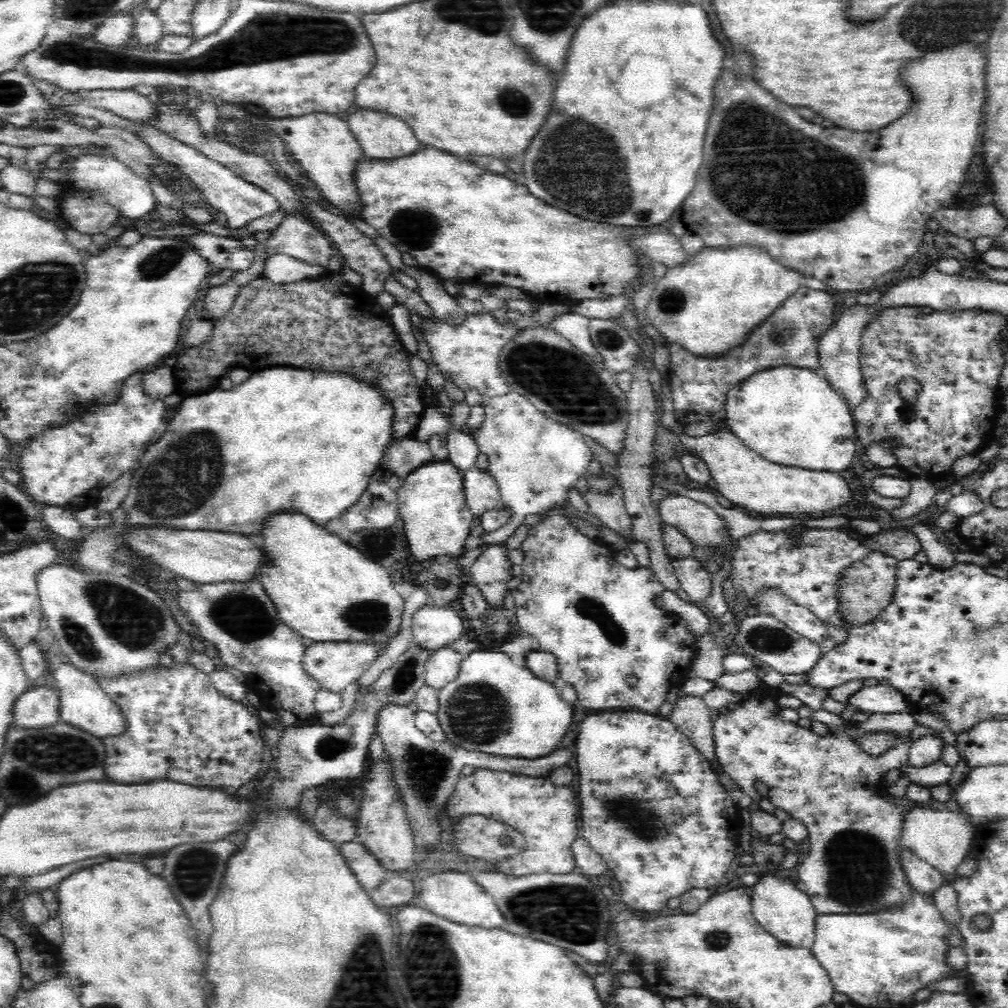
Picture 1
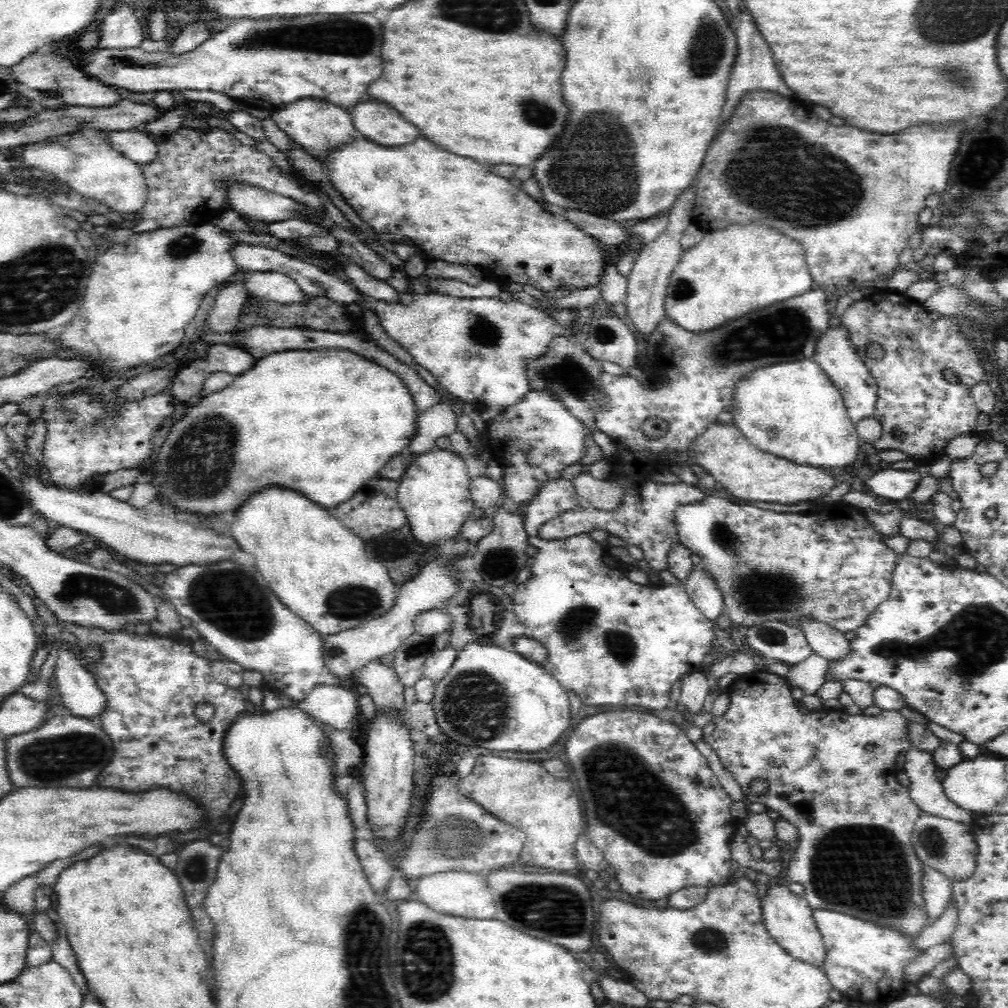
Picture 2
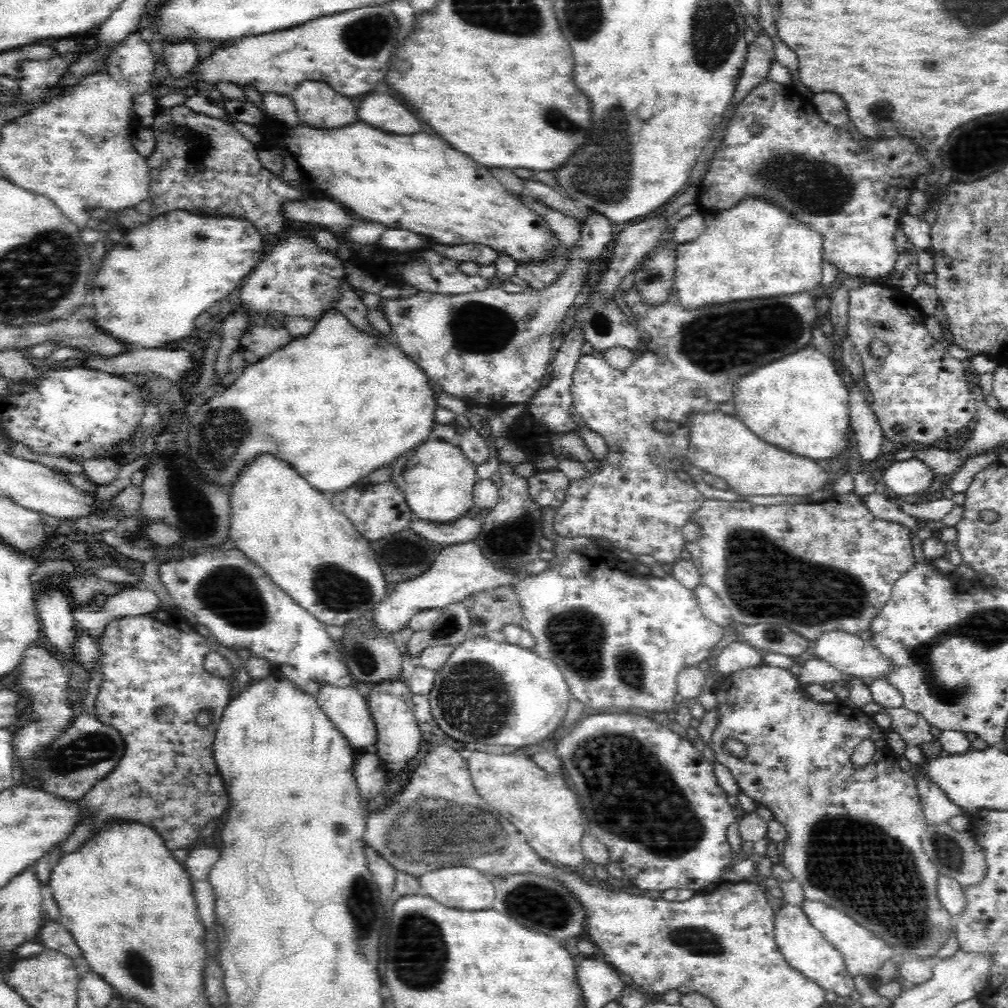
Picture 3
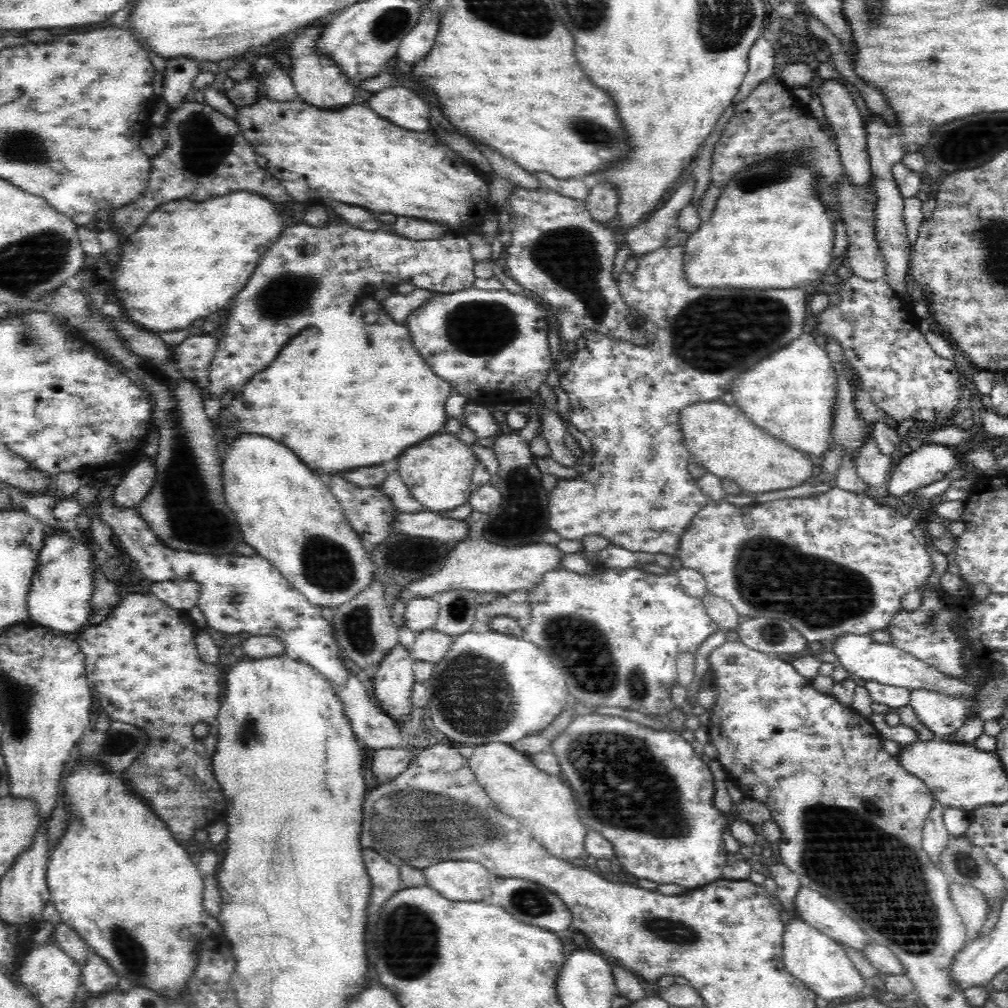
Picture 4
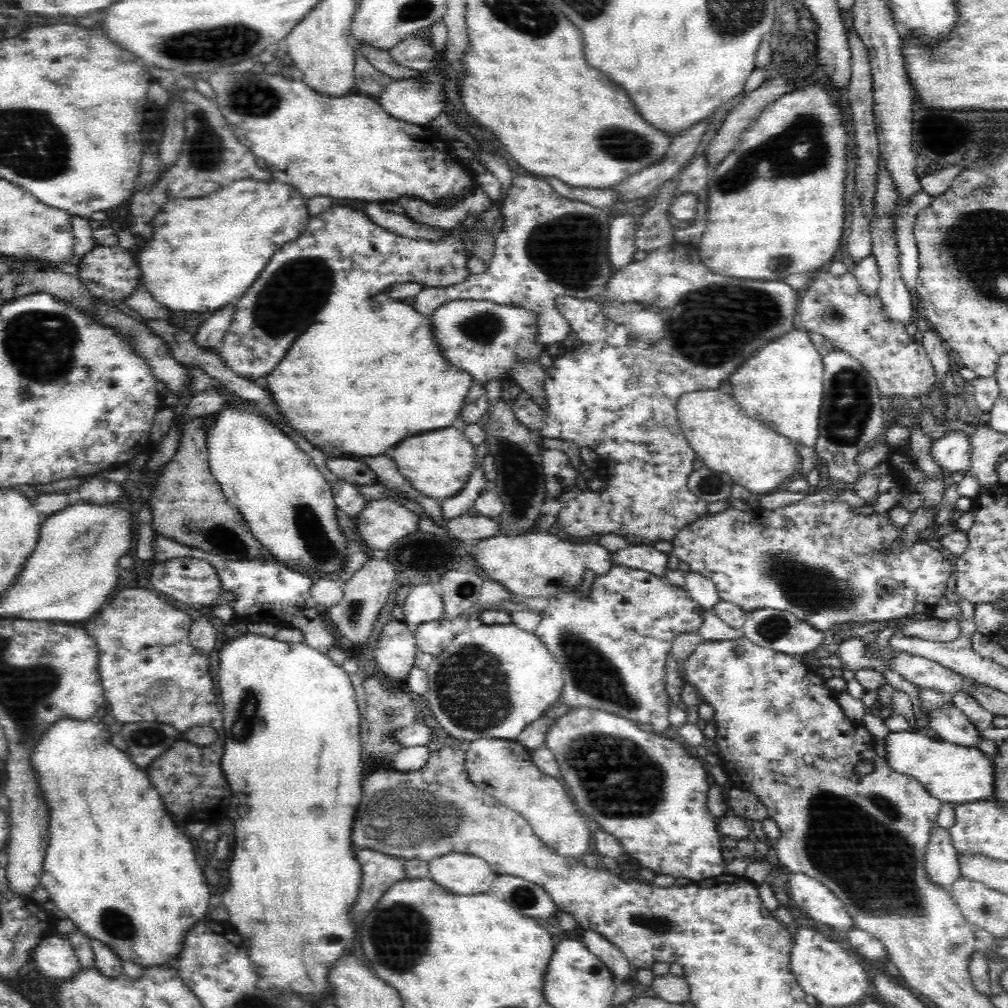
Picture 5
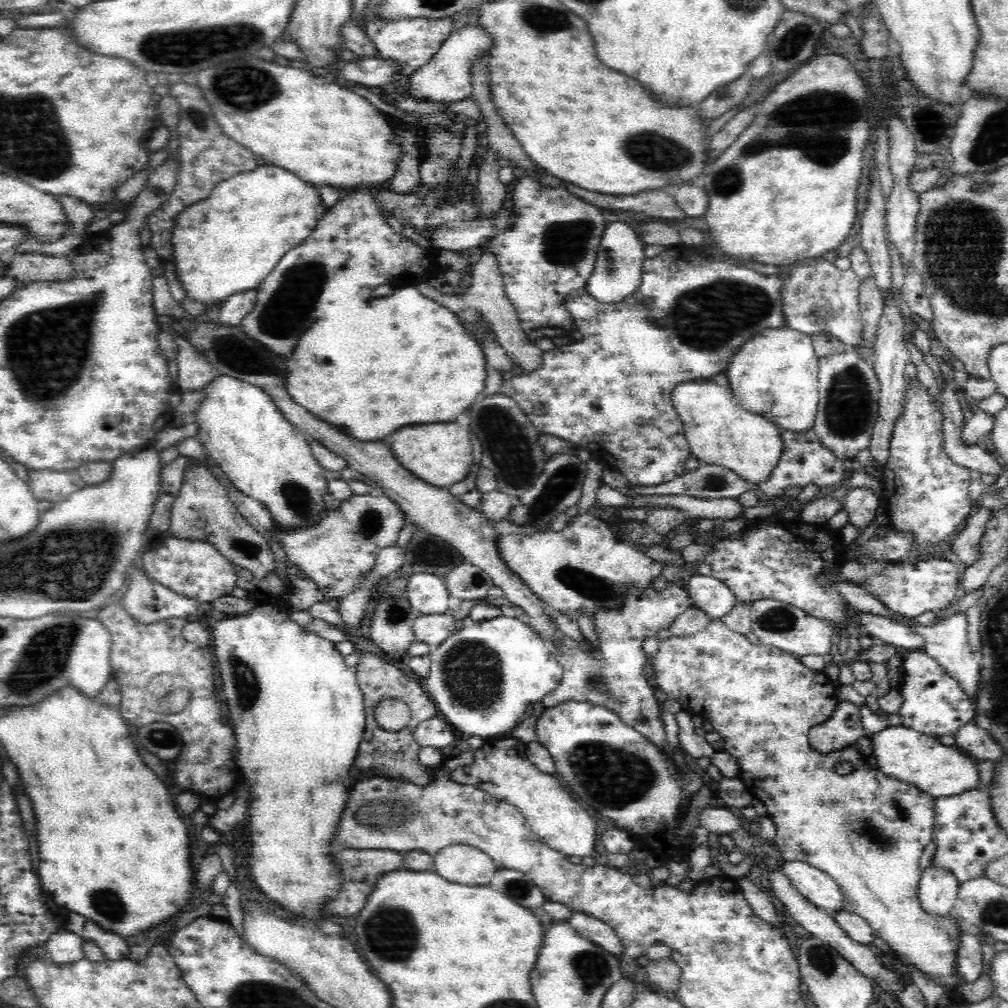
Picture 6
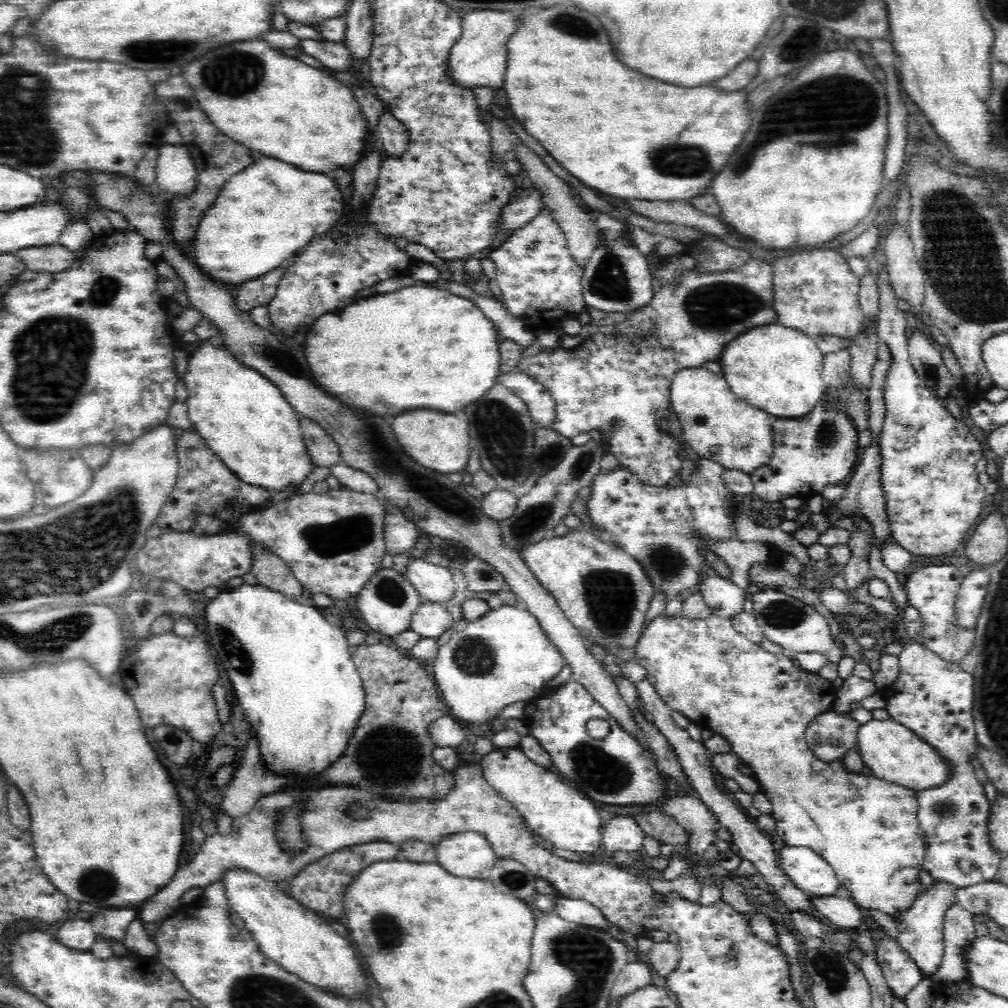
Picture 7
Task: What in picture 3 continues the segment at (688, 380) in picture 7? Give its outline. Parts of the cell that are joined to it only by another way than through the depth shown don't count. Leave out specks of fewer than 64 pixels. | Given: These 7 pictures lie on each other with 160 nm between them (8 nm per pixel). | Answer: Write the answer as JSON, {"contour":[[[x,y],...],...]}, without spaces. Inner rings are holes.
{"contour":[[[718,410],[712,413],[696,412],[690,422],[689,443],[685,461],[704,469],[707,474],[720,476],[730,489],[743,496],[807,496],[828,487],[833,475],[824,471],[816,461],[800,457],[776,445],[760,440],[735,415]]]}

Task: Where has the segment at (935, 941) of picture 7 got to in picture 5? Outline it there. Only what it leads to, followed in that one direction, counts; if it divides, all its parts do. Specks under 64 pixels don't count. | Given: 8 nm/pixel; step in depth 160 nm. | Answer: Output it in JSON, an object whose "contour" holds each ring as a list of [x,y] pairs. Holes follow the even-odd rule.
{"contour":[[[936,825],[930,830],[925,866],[931,881],[949,890],[952,883],[960,878],[960,863],[948,829]]]}

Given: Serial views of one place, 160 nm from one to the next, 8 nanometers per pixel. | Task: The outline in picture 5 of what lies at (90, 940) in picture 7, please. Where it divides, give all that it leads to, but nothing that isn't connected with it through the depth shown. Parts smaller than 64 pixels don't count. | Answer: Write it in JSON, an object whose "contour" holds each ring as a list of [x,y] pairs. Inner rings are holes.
{"contour":[[[60,935],[42,939],[33,958],[41,975],[57,982],[72,978],[81,968],[72,946]]]}

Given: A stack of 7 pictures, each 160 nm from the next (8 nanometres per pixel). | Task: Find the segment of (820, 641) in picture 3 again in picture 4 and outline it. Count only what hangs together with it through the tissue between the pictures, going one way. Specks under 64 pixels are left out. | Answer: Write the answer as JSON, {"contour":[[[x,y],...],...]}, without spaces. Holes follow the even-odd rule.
{"contour":[[[844,634],[836,637],[832,652],[837,654],[841,666],[848,671],[849,676],[862,678],[865,681],[878,681],[882,684],[900,686],[906,689],[928,687],[932,691],[940,691],[946,695],[972,695],[972,686],[955,680],[951,676],[943,676],[936,669],[930,668],[924,662],[912,657],[912,654],[896,648],[894,645],[878,643],[871,635]]]}

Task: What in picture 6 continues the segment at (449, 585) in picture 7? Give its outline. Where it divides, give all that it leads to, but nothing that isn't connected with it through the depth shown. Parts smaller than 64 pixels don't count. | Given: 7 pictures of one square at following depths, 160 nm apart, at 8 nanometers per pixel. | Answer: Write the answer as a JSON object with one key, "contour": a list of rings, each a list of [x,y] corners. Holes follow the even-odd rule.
{"contour":[[[417,572],[408,578],[405,595],[421,616],[447,613],[451,598],[444,578],[428,572]]]}

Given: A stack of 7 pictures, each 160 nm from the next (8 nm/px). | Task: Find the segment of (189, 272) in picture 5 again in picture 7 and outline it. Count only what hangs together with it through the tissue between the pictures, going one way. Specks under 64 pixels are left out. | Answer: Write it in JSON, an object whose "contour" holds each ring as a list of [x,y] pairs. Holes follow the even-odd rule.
{"contour":[[[260,157],[239,174],[234,174],[212,206],[201,215],[197,223],[200,228],[194,240],[196,264],[217,282],[238,284],[254,280],[275,270],[277,266],[290,261],[293,255],[318,235],[328,231],[345,210],[344,196],[334,180],[327,174],[304,174],[297,166],[282,162],[274,157]]]}

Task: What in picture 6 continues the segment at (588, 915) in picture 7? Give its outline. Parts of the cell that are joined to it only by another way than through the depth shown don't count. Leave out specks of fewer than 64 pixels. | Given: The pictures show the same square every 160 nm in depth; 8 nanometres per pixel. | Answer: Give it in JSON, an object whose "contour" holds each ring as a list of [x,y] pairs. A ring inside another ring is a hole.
{"contour":[[[574,910],[567,922],[578,931],[580,936],[594,942],[594,944],[602,947],[605,951],[612,953],[614,957],[622,960],[625,959],[626,955],[624,954],[620,938],[604,922],[597,920],[596,917],[585,916],[584,913],[578,913]]]}

